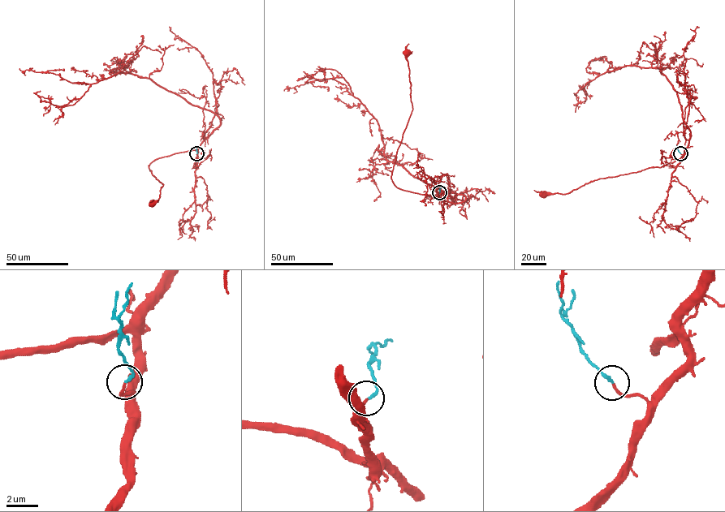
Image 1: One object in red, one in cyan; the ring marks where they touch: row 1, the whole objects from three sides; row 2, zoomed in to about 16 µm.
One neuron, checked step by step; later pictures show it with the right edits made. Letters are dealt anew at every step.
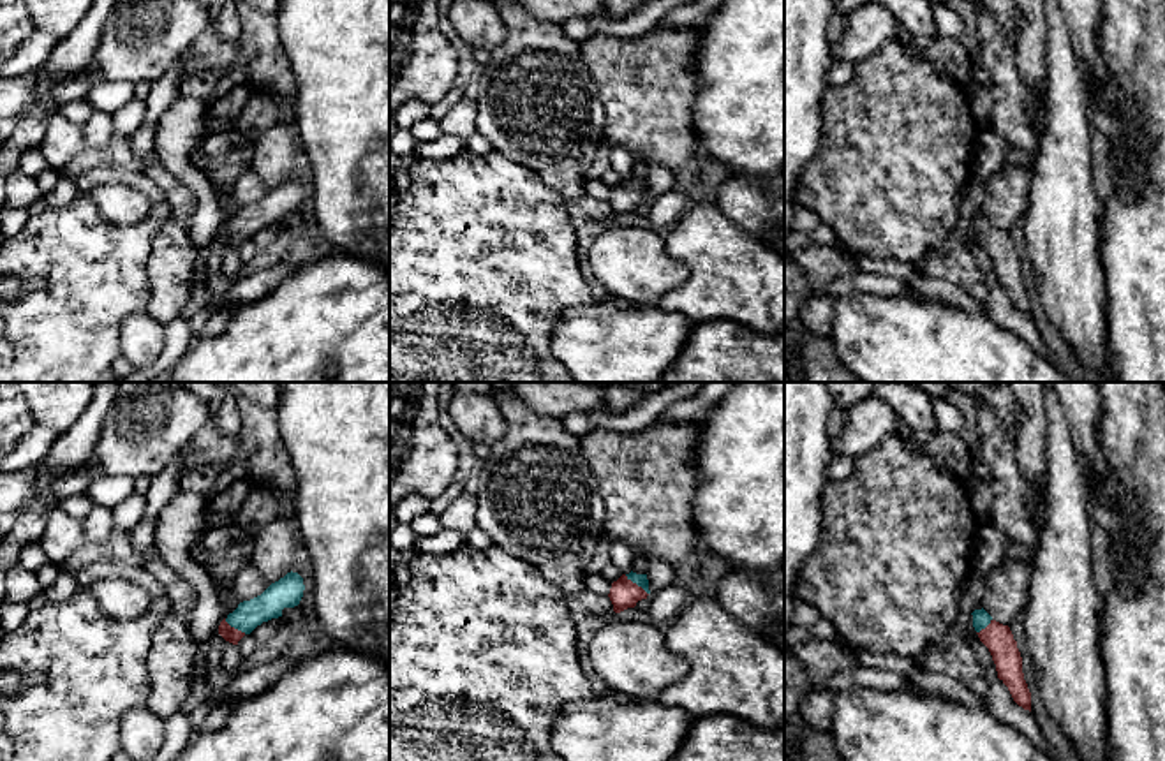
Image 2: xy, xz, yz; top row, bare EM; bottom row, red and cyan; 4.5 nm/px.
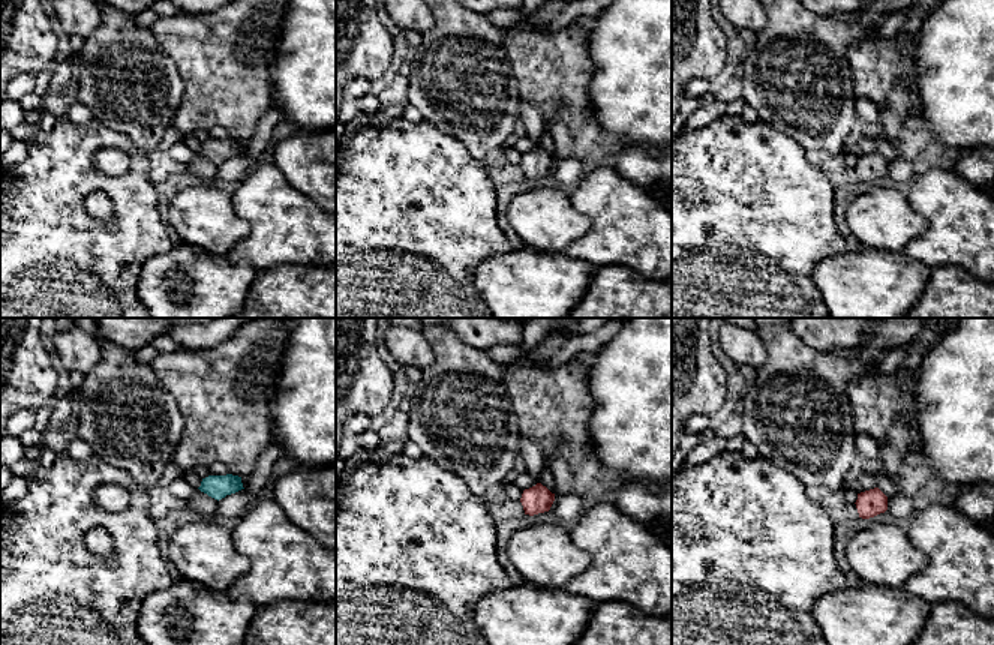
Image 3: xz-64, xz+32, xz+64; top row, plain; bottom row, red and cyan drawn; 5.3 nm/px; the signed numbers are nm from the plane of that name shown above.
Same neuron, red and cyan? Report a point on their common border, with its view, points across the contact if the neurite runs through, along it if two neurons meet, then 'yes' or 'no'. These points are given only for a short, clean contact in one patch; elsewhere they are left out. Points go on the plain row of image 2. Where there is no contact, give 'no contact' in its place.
meets red in xz at (635, 189); runs through xz (624, 199), (635, 189), (640, 185); yes

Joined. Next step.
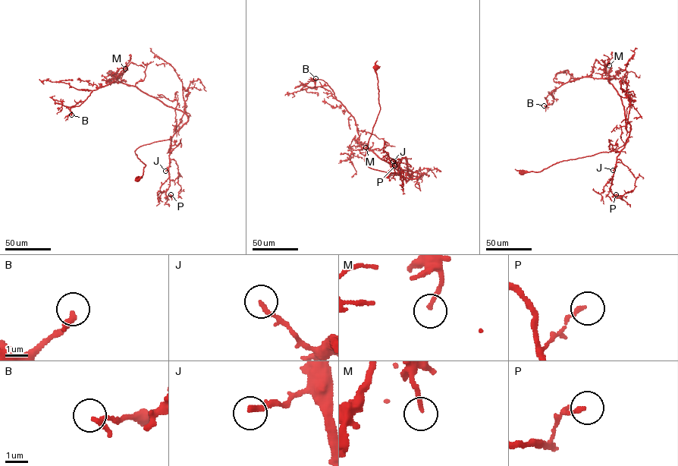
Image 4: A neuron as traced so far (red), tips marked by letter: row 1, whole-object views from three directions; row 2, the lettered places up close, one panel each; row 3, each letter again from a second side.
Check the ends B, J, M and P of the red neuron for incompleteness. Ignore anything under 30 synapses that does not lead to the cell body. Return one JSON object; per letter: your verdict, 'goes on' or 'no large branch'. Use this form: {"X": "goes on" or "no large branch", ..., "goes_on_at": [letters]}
{"B": "no large branch", "J": "goes on", "M": "no large branch", "P": "no large branch", "goes_on_at": ["J"]}

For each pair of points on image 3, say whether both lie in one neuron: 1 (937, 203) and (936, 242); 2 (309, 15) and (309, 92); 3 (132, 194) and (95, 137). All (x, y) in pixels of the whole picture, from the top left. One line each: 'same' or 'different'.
1: same
2: same
3: same

